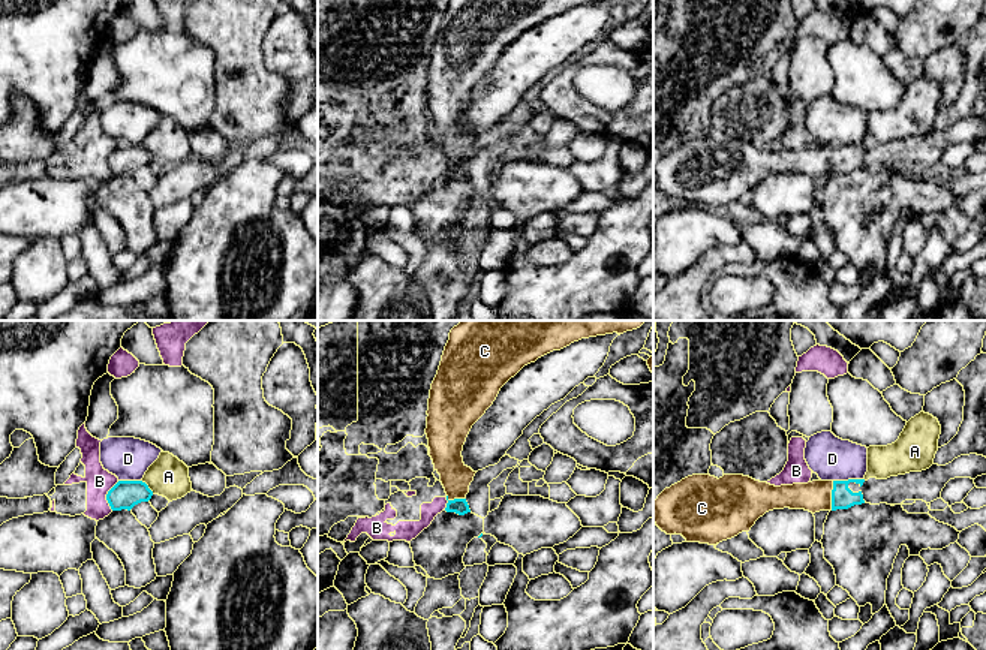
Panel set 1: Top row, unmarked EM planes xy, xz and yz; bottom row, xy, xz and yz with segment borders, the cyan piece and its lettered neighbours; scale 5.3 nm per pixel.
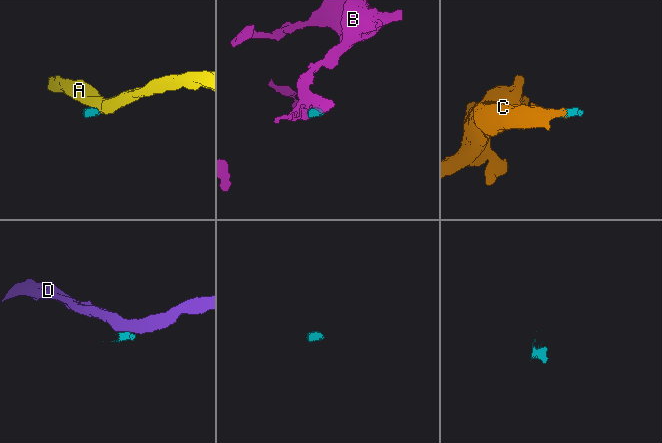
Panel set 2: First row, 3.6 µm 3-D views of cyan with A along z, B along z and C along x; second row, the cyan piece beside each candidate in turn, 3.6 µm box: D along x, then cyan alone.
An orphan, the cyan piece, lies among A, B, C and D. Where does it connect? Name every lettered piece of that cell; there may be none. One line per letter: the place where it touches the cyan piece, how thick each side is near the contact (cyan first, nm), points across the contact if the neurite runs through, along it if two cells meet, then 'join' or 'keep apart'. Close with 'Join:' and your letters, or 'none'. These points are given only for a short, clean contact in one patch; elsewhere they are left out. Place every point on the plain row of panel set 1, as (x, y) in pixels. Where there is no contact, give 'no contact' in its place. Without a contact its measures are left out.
A: xy (147, 152) | 160/220 nm | along xy (141, 146), (153, 158) | keep apart
B: xy (107, 161) | 160/140 nm | along xy (119, 146), (107, 159), (111, 174) | keep apart
C: yz (832, 161) | 120/170 nm | across yz (842, 162), (832, 161), (815, 161) | join
D: yz (848, 144) | 120/240 nm | along yz (863, 143), (833, 146) | keep apart
Join: C

